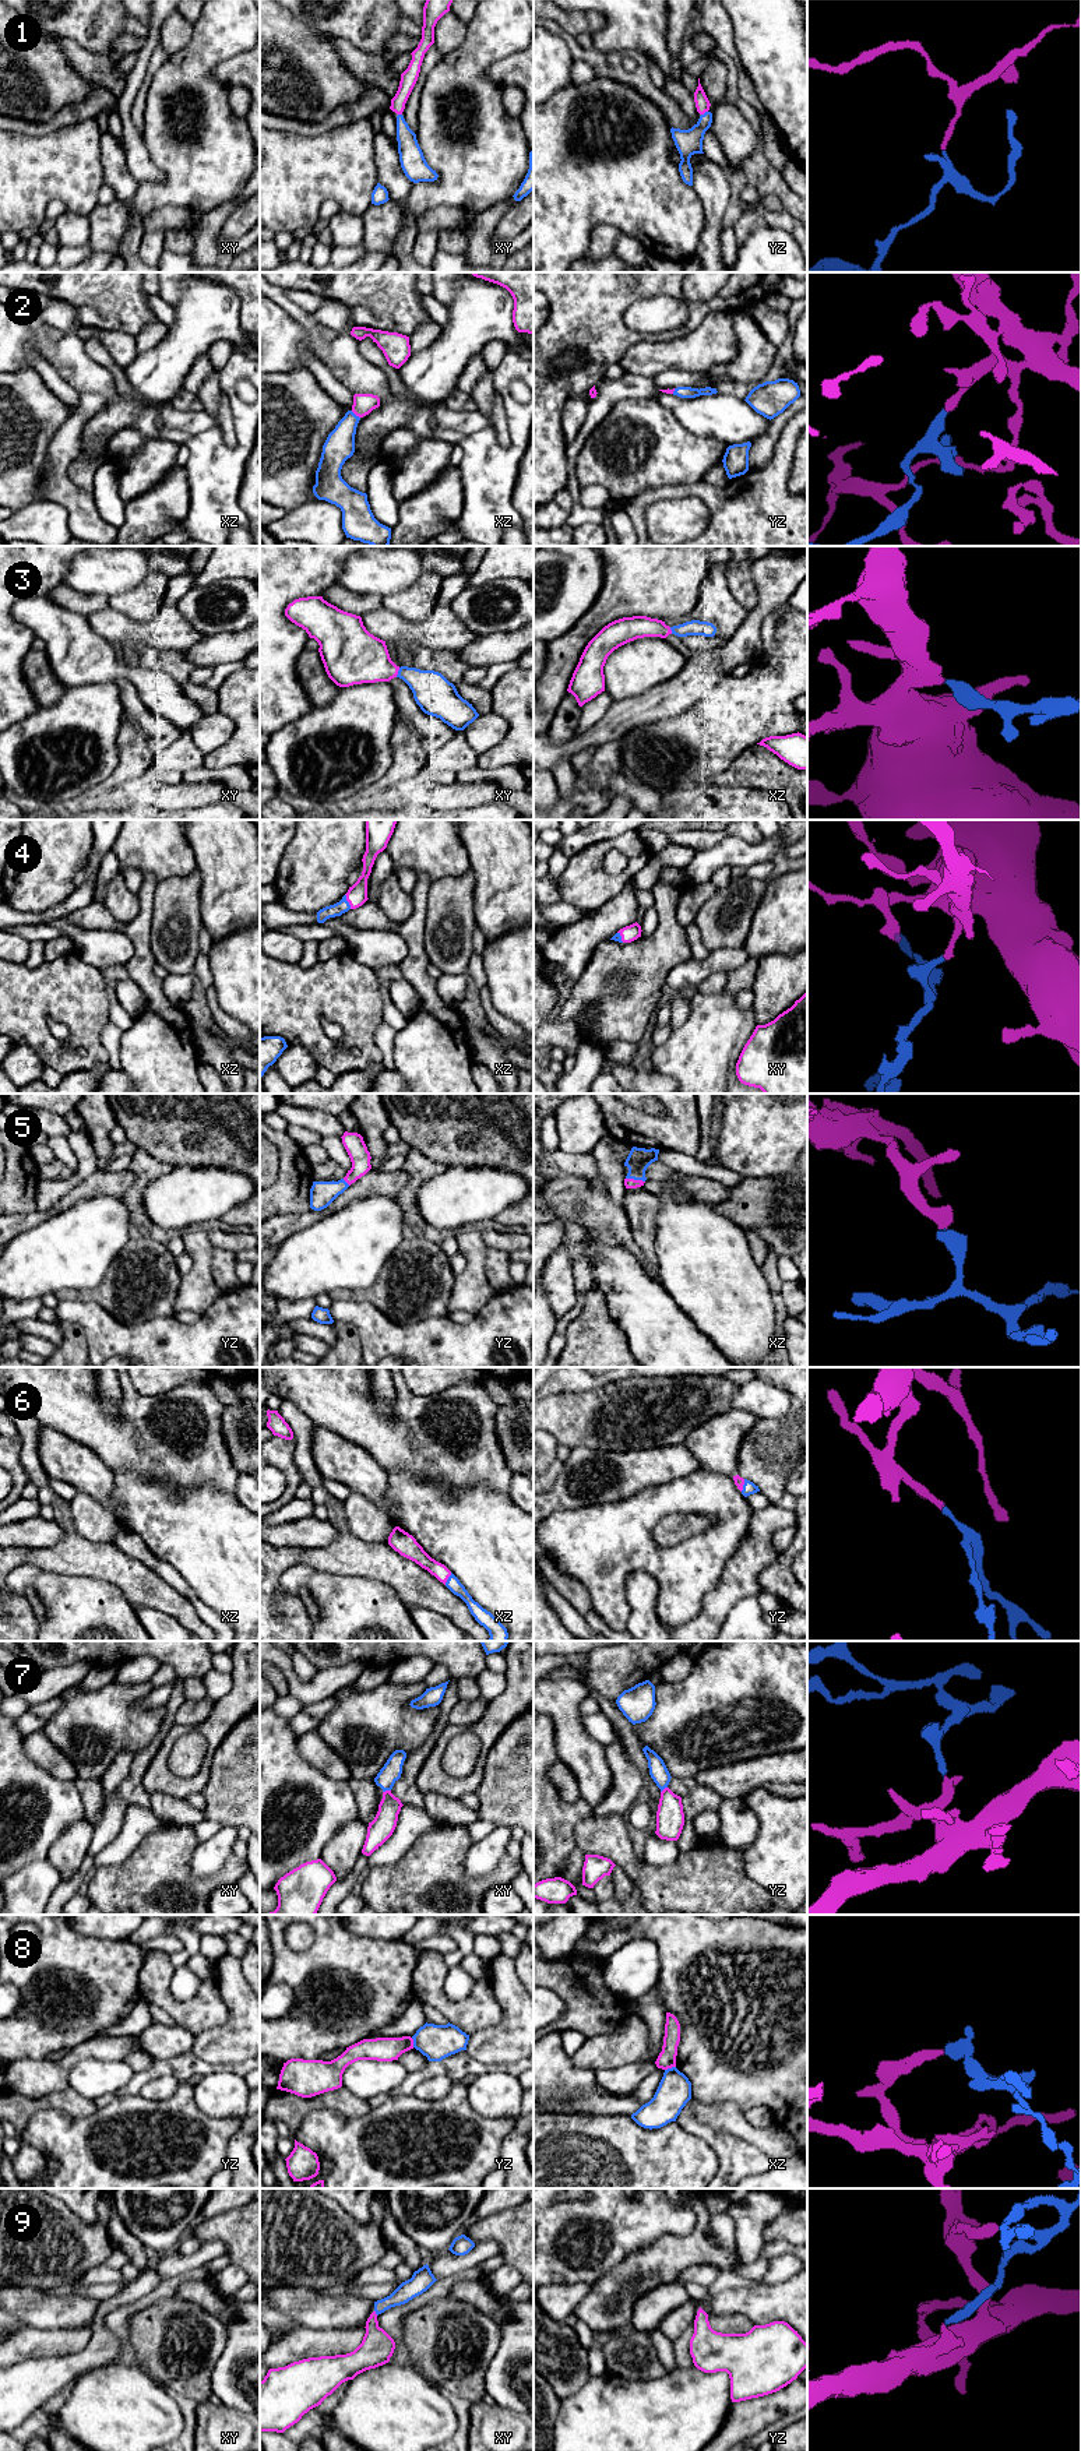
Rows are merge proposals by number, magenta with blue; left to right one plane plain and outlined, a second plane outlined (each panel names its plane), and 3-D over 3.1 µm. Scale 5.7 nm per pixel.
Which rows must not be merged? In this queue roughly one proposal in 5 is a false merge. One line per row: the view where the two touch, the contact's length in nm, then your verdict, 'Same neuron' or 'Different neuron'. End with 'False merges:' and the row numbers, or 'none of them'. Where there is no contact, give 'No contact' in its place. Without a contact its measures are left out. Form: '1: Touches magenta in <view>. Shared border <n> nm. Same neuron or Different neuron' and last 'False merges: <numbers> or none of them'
1: Touches magenta in yz. Shared border 50 nm. Same neuron
2: Touches magenta in xz. Shared border 70 nm. Same neuron
3: Touches magenta in xy. Shared border 60 nm. Same neuron
4: Touches magenta in xz. Shared border 90 nm. Same neuron
5: Touches magenta in xz. Shared border 110 nm. Same neuron
6: Touches magenta in xz. Shared border 80 nm. Same neuron
7: Touches magenta in xy. Shared border 50 nm. Same neuron
8: Touches magenta in xz. Shared border 70 nm. Different neuron
9: Touches magenta in xy. Shared border 40 nm. Same neuron
False merges: 8

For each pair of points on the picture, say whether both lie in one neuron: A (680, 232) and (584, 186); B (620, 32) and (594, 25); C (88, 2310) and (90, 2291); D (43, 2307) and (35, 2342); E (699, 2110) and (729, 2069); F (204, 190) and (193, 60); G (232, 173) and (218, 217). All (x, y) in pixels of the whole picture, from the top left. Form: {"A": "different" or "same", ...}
{"A": "same", "B": "different", "C": "different", "D": "different", "E": "different", "F": "same", "G": "different"}

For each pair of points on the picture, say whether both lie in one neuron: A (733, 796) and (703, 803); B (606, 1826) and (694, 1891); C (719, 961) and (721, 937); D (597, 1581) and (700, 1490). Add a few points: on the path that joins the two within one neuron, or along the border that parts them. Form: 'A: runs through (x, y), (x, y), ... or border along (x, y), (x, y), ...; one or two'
A: runs through (725, 796), (706, 795); one
B: runs through (620, 1851), (647, 1879), (661, 1887), (669, 1887); one
C: border along (742, 946), (717, 947), (710, 951); two
D: runs through (613, 1552), (671, 1497); one

